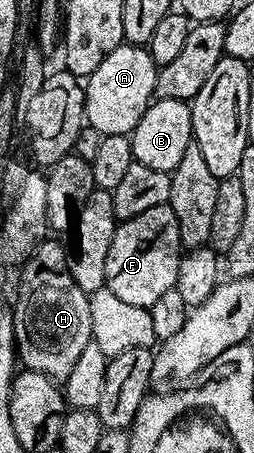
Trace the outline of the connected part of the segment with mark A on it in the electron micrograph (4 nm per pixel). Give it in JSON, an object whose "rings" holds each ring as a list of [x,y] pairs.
{"rings":[[[120,44],[85,79],[84,112],[86,125],[99,134],[130,135],[137,120],[147,111],[155,98],[157,67],[151,54],[142,46]]]}

